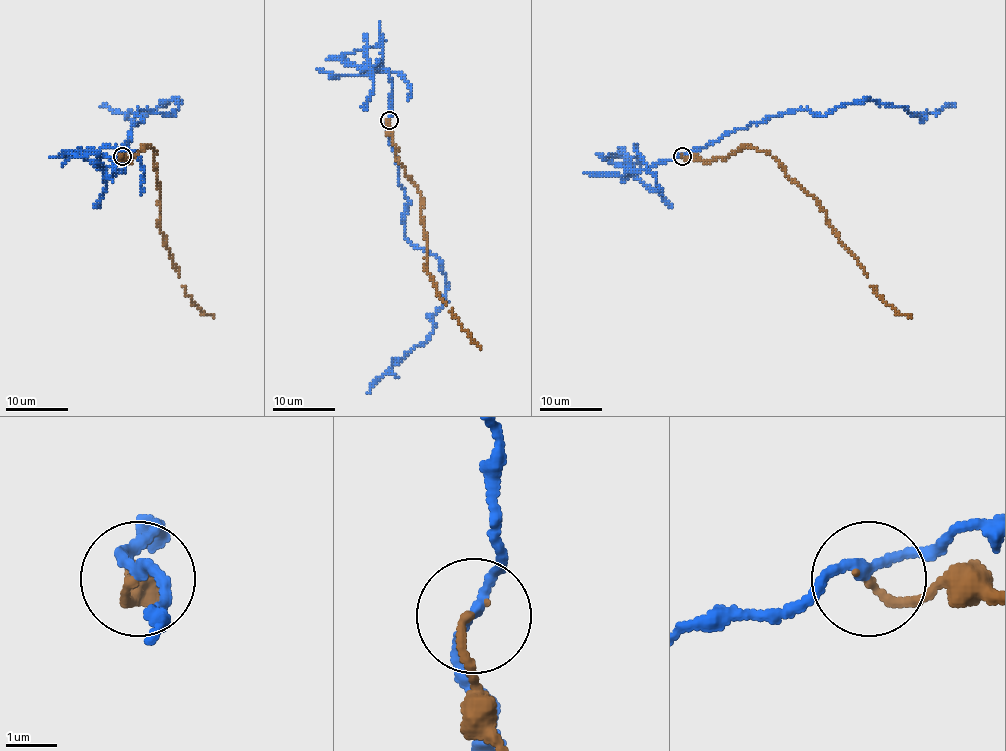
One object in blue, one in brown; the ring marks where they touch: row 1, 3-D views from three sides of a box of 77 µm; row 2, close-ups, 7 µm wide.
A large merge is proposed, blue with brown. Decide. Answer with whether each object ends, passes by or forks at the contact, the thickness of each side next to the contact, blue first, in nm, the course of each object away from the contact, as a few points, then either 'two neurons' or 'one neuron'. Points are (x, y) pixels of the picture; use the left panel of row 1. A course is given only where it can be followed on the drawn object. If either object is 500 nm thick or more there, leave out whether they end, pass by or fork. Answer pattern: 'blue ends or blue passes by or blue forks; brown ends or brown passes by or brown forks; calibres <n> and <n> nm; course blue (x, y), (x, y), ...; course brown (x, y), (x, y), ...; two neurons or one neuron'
blue passes by; brown ends; calibres 180 and 160 nm; course blue (121, 156), (140, 122), (137, 109), (173, 117), (179, 100), (173, 96), (132, 120), (101, 106); course brown (121, 156), (129, 162), (127, 158), (145, 145), (154, 150), (157, 225), (186, 293), (203, 313), (214, 317); two neurons

